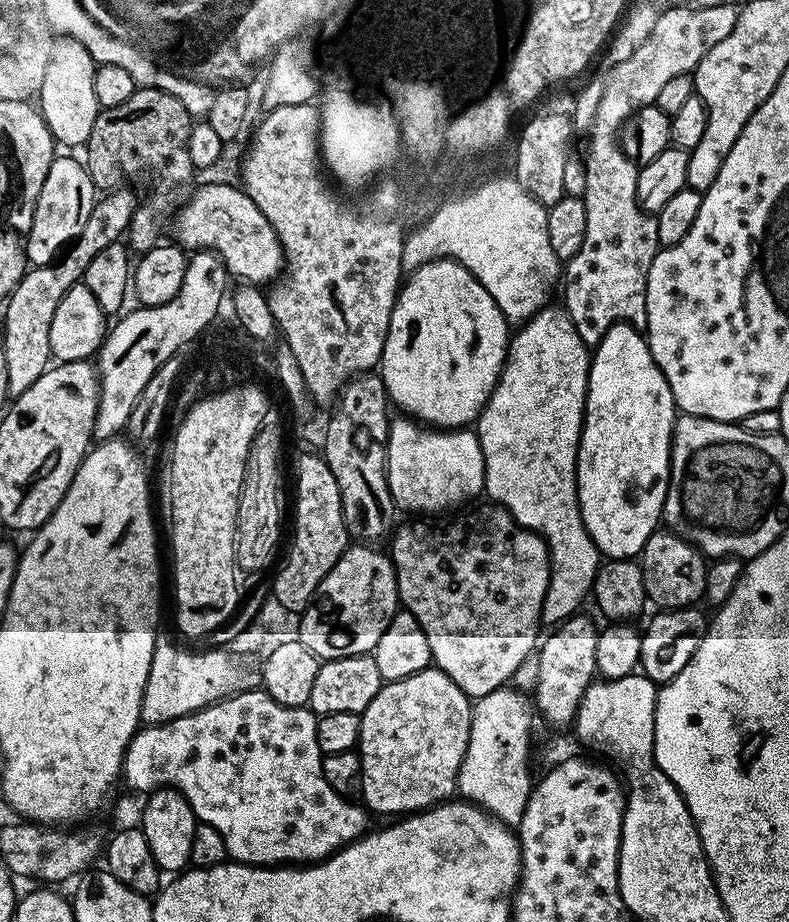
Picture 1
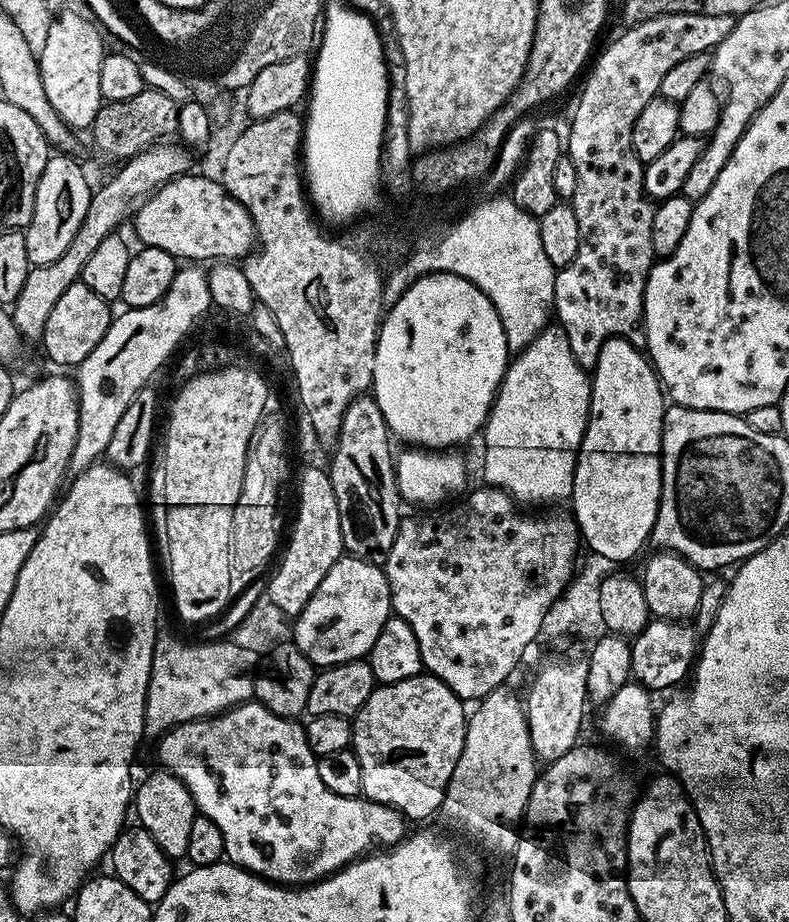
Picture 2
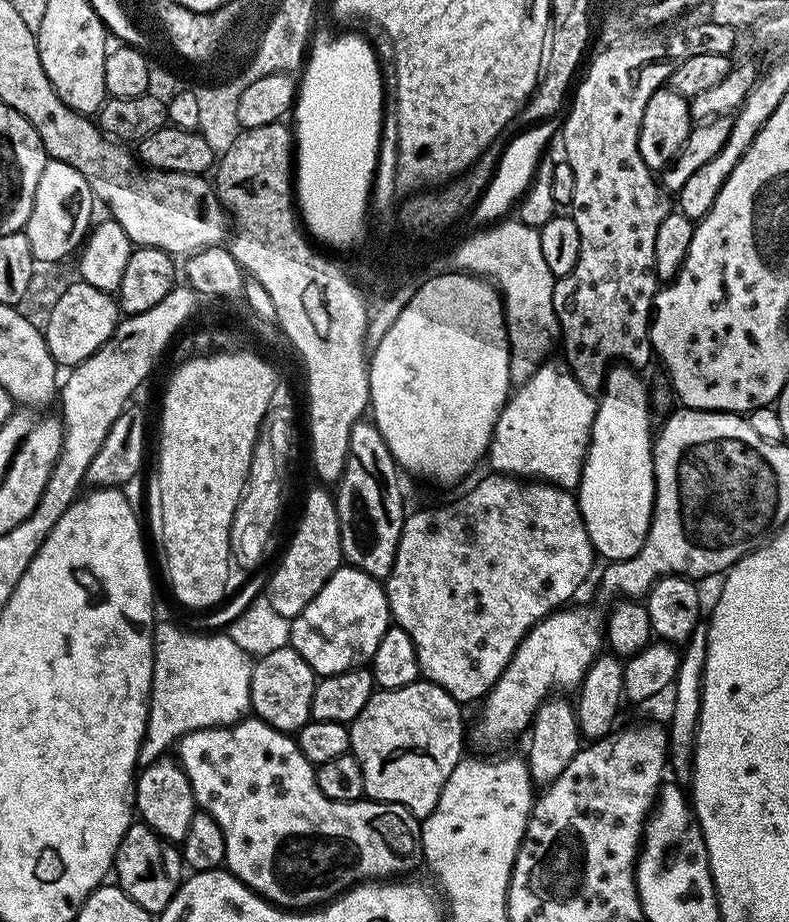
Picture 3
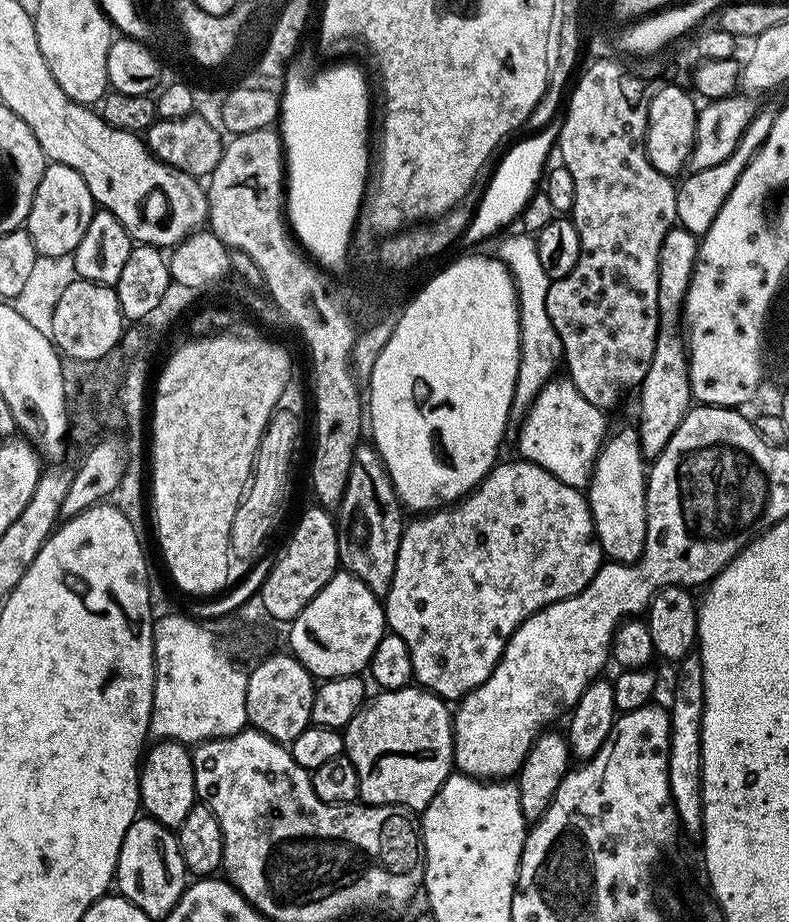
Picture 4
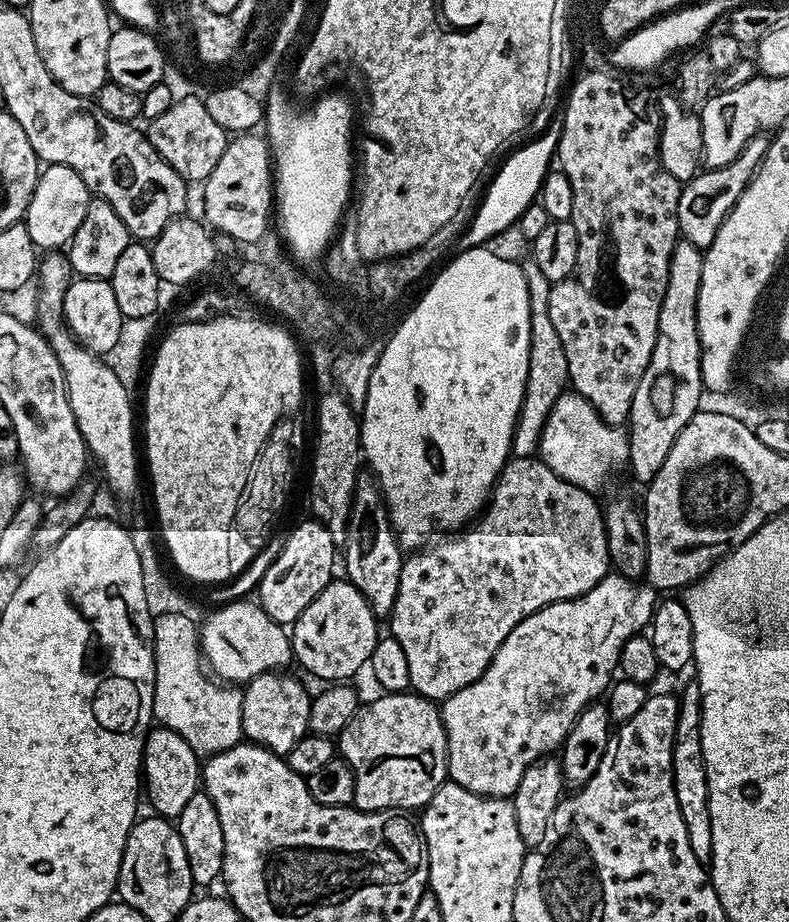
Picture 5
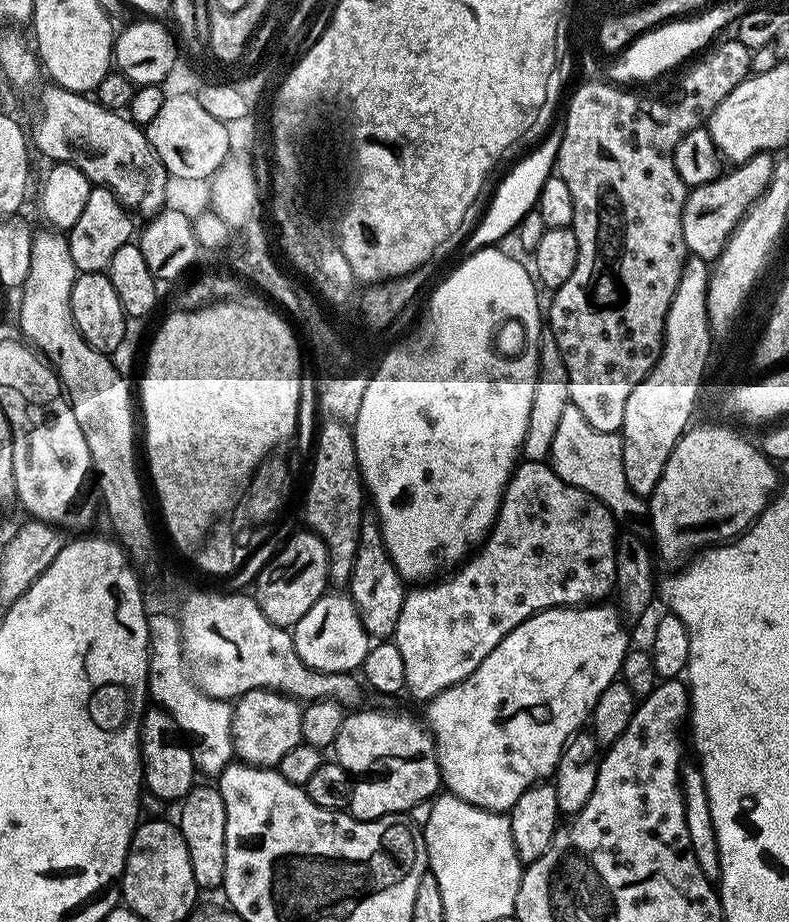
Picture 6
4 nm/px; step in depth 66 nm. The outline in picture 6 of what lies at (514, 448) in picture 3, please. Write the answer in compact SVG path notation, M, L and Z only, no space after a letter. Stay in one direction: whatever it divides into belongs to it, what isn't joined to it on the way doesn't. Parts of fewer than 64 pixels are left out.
M571 406L562 410L558 430L554 433L550 463L563 480L599 500L617 521L645 519L645 497L632 493L626 482L626 470L622 470L622 438L619 432L594 430L594 426L586 422L582 410Z

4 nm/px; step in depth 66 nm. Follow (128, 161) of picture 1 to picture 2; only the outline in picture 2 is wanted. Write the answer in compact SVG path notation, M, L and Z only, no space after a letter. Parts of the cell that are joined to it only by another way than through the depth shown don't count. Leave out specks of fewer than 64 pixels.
M145 87L144 91L134 94L134 98L126 98L126 102L101 103L98 114L94 118L90 135L96 148L104 156L123 162L138 155L145 148L163 141L177 131L180 104L174 98L157 89Z

